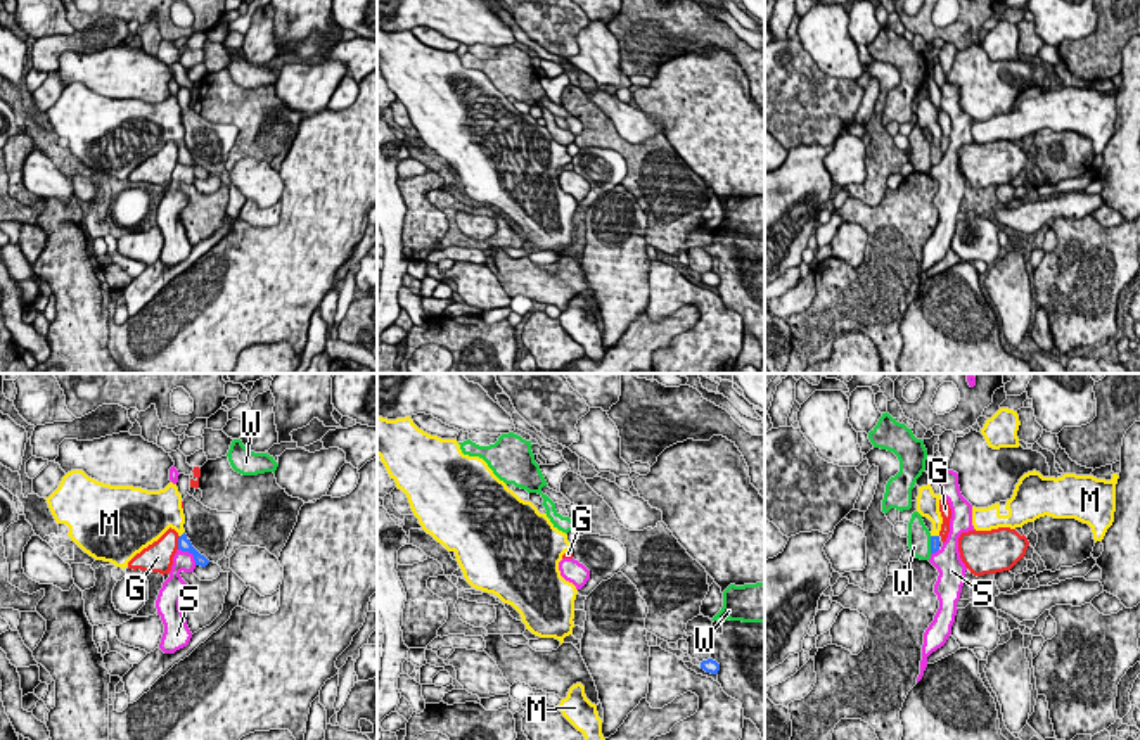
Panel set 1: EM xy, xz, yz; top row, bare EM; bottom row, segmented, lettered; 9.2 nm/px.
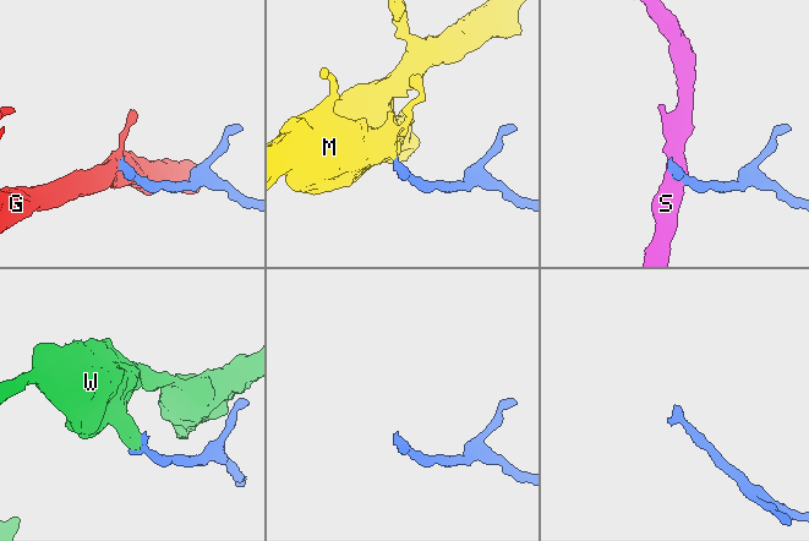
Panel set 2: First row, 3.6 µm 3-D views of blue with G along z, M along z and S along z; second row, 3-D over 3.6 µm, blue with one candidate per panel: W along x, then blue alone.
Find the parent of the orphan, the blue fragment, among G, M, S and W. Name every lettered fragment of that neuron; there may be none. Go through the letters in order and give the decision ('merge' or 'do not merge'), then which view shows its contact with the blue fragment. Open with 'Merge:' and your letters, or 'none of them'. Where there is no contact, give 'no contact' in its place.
Merge: M
G: do not merge; meets blue in xy
M: merge; meets blue in xy
S: do not merge; meets blue in xy
W: do not merge; meets blue in yz

